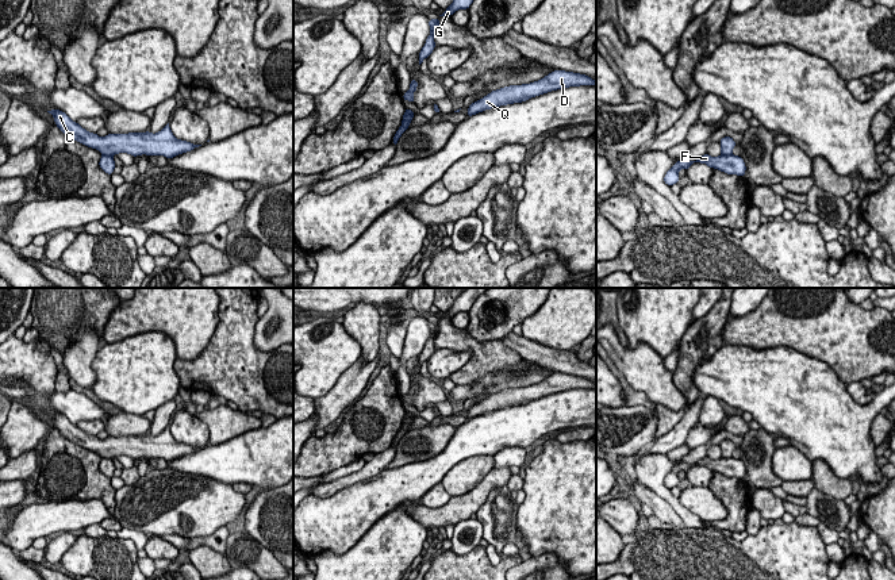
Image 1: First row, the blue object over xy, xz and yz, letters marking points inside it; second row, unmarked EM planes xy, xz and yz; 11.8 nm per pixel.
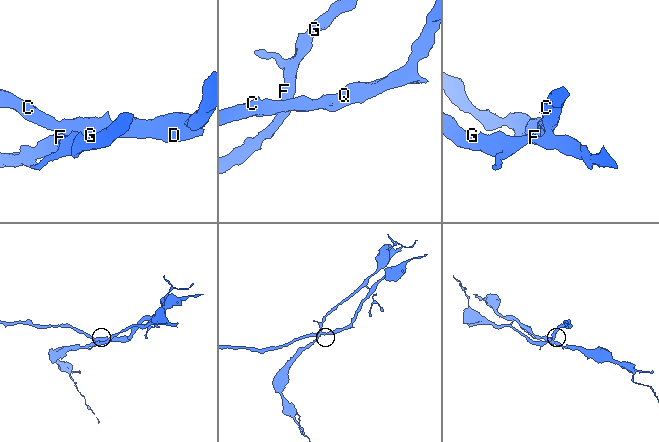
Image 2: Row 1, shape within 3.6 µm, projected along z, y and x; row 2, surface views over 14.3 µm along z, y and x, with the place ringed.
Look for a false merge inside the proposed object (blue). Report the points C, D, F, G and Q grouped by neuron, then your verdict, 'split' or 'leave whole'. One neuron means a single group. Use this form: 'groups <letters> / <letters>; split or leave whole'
groups C D Q / F G; split

